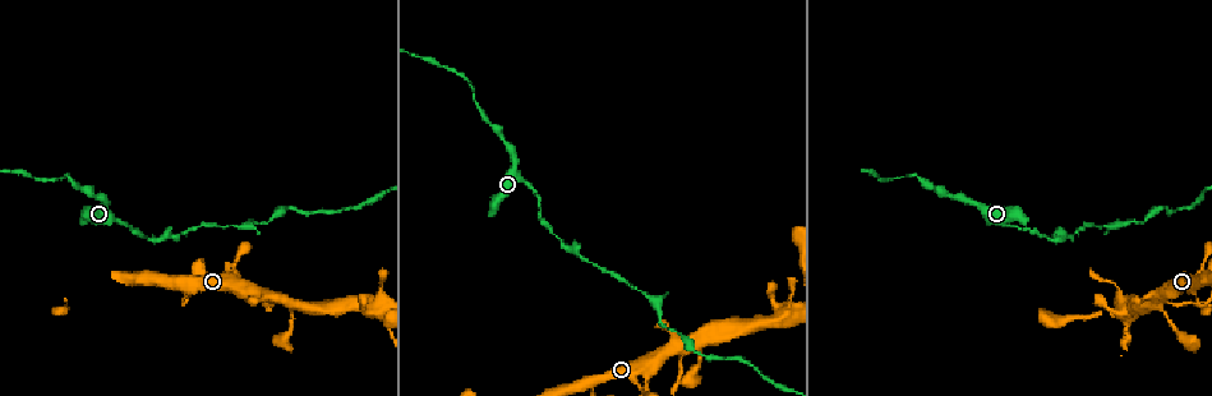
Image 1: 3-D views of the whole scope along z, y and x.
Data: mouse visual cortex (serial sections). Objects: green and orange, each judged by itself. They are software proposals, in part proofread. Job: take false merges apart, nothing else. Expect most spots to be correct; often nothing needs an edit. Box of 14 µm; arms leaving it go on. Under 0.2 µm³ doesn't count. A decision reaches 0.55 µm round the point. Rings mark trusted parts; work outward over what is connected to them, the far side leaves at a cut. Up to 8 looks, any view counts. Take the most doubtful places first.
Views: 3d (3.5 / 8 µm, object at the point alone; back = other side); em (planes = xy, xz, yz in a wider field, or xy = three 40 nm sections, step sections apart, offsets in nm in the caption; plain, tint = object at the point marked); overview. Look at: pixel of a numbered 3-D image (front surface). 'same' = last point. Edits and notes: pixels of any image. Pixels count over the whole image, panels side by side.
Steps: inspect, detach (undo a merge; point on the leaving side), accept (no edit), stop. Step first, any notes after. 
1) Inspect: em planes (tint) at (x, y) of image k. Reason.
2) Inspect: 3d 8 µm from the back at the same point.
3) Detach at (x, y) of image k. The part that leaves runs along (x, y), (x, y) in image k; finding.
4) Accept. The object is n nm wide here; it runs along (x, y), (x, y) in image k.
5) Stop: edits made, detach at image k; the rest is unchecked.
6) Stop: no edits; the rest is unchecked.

Inspect: 3d 3.5 µm at (185, 300) of image 1.

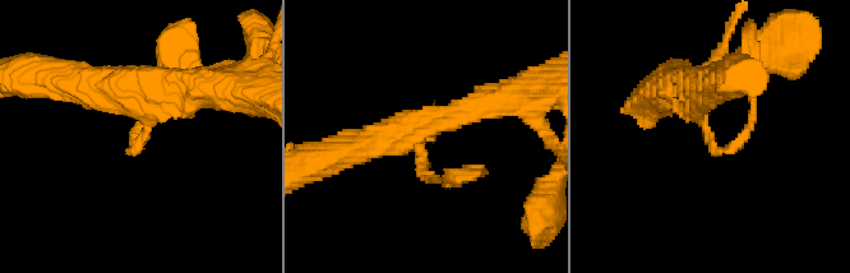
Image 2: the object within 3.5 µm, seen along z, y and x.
Inspect: em xy step 1 (tint) at (709, 137) of image 2. Now the EM.

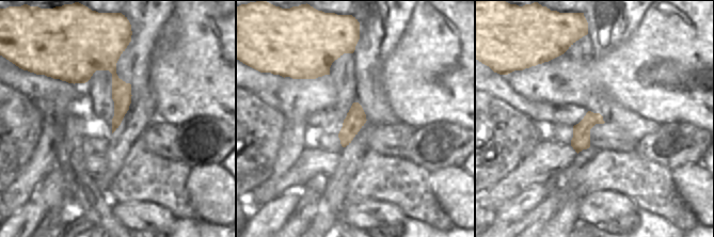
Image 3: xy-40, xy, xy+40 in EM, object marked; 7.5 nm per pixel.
Accept. The arms are 100, 300 nm wide; it runs along (471, 111), (420, 143), (435, 179) in image 2; all the same cell.

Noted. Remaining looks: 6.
Inspect: 3d 3.5 µm from the back at (1154, 299) of image 1. Three-way junction.

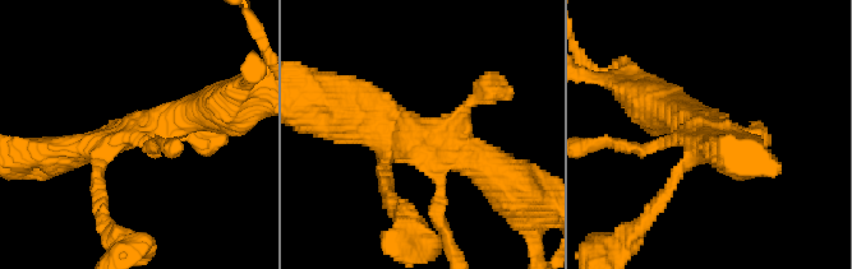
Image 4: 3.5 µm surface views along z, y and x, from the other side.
Inspect: em xy step 3 (tint) at (415, 133) of image 4.

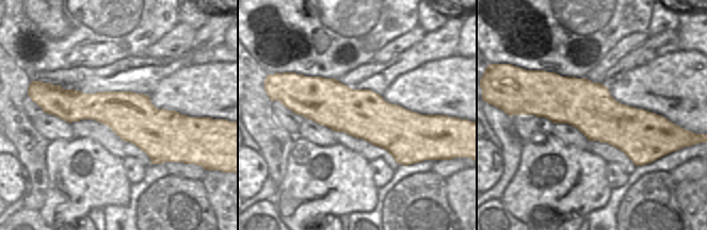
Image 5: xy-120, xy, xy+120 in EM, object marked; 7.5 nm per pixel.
Accept. It runs along (483, 165), (339, 106) in image 4; all the same cell.

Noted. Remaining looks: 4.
Inspect: em xy step 1 (tint) at (377, 309) of image 1. Abrupt turn.

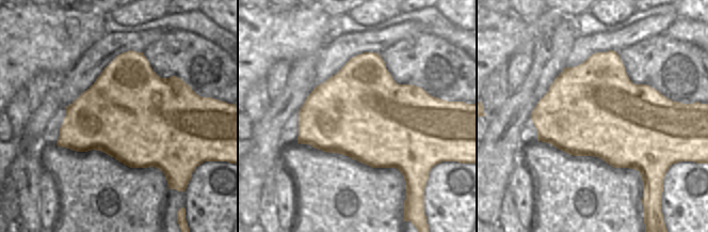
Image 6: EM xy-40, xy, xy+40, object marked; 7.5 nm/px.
Inspect: 3d 3.5 µm at the same point.

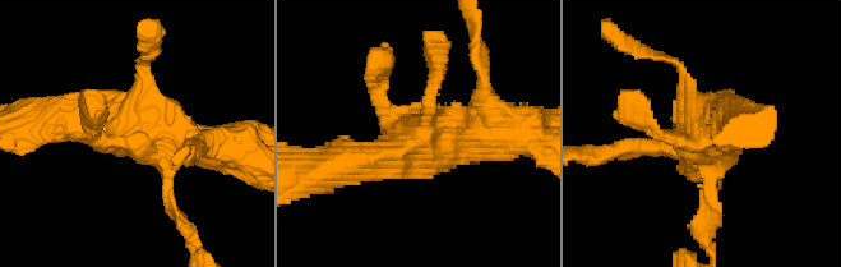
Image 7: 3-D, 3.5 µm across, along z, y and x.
Accept. It runs along (327, 170), (394, 157), (429, 105) in image 7; continuous, no second cell.

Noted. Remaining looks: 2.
Stop: no edits; the rest is unchecked.

